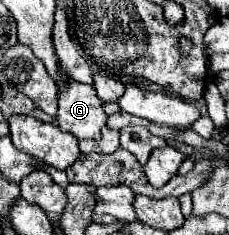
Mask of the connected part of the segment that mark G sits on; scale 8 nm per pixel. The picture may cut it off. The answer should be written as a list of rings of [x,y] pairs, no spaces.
[[[82,83],[66,85],[58,95],[58,127],[66,133],[72,133],[76,139],[98,139],[102,127],[106,125],[108,115],[102,109],[102,101],[96,95],[96,89]]]

